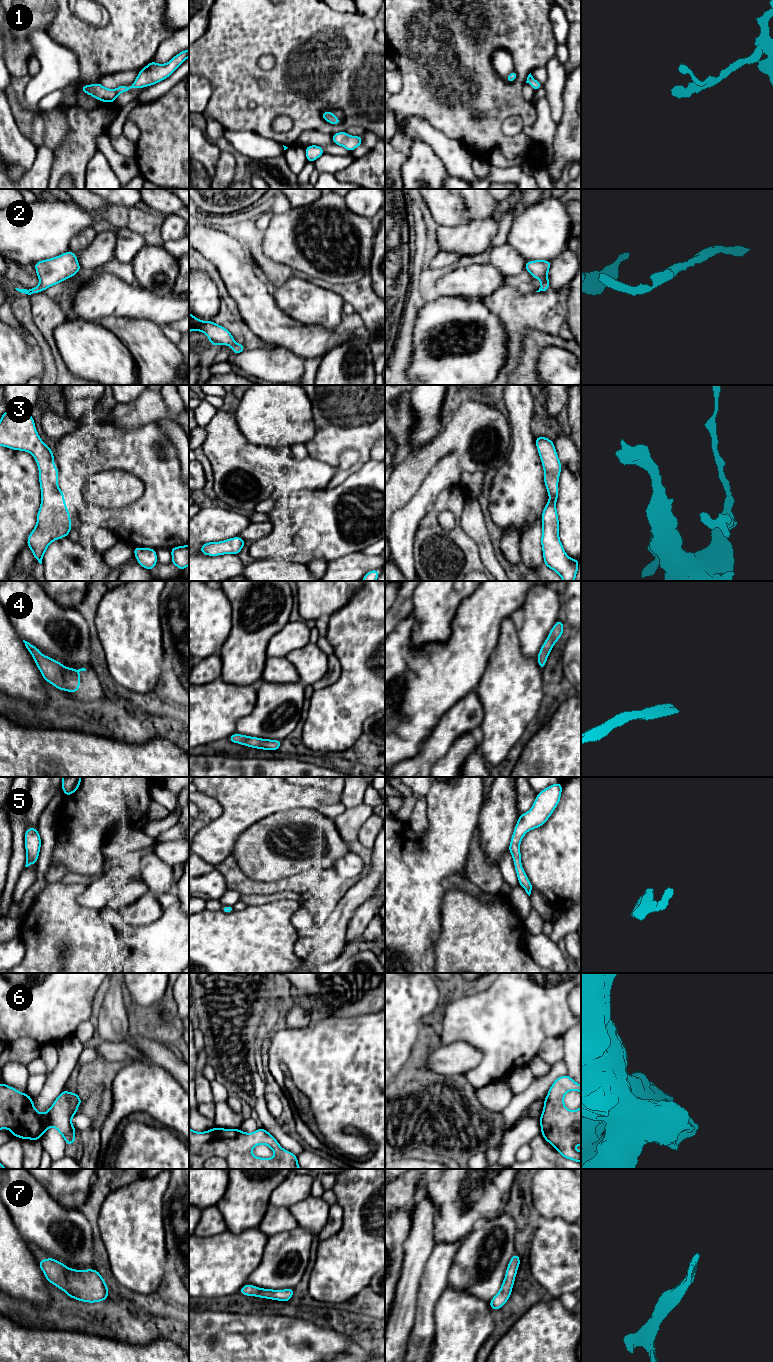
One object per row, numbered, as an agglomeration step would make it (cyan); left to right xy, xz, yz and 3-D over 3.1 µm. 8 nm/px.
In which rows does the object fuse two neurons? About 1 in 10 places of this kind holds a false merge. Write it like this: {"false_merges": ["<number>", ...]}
{"false_merges": []}

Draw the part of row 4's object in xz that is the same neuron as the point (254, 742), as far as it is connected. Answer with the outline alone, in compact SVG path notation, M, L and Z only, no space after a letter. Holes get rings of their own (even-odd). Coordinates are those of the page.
M234 733L228 738L230 742L245 745L251 748L263 749L263 750L278 750L282 740L270 740L270 739L261 739L258 737L251 737L246 735L241 735Z

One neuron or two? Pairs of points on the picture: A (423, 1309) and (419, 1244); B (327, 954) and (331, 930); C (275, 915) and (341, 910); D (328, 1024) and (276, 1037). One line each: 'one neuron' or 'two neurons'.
A: two neurons
B: one neuron
C: two neurons
D: one neuron

